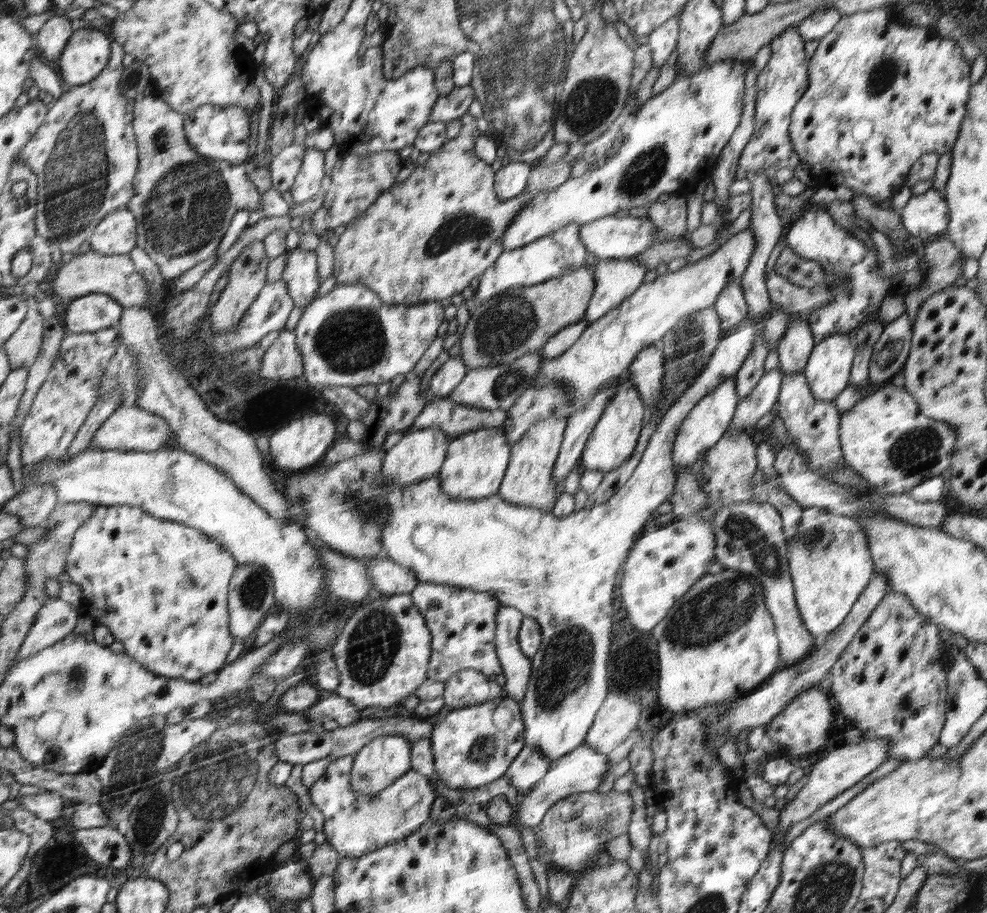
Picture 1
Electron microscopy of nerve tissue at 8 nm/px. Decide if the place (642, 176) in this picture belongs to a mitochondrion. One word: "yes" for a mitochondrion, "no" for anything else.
yes

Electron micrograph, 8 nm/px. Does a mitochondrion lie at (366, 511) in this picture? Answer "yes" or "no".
yes

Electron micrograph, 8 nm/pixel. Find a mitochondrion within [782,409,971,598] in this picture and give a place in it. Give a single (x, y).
(918, 448)

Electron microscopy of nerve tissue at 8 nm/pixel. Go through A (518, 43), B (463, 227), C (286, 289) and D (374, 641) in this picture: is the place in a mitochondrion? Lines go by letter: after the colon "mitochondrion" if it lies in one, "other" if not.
A: mitochondrion
B: mitochondrion
C: other
D: mitochondrion

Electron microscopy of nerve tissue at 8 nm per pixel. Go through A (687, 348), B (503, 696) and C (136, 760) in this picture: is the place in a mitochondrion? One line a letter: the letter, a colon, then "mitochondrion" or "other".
A: mitochondrion
B: other
C: mitochondrion

